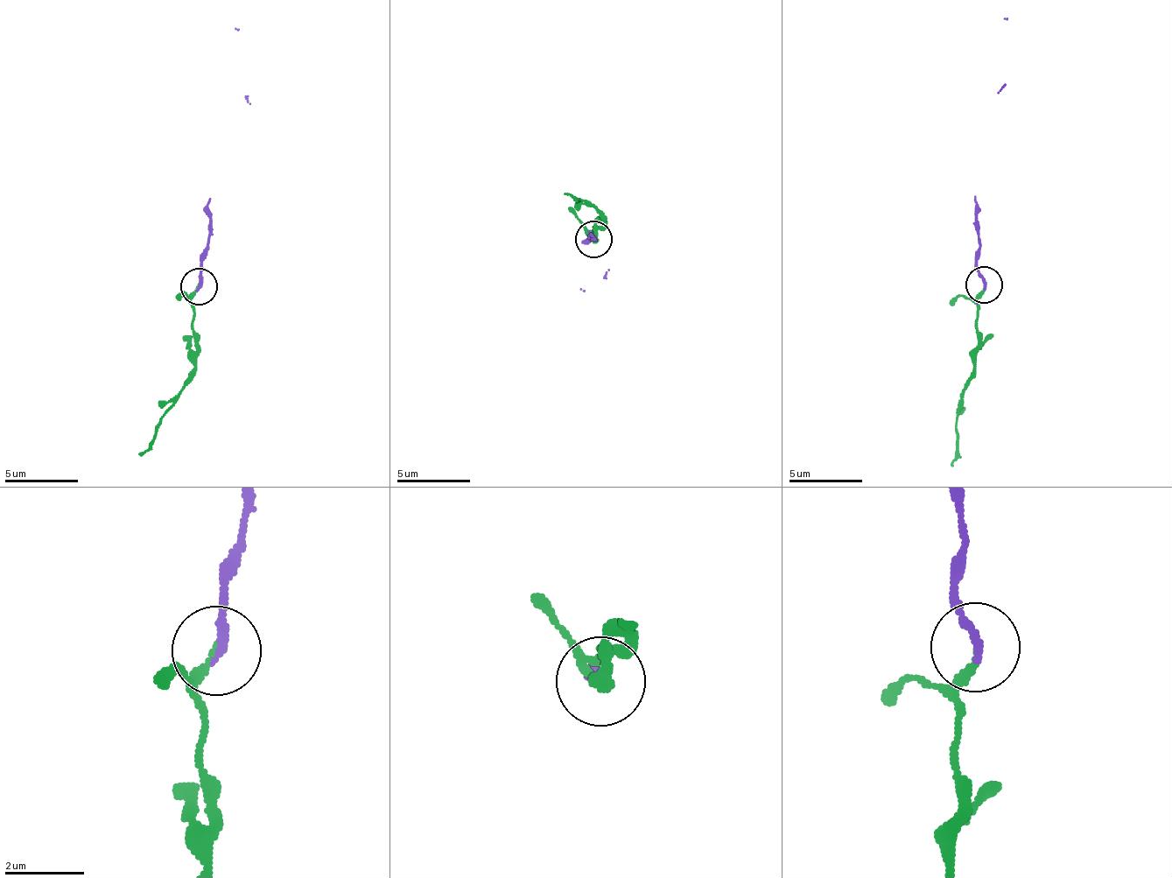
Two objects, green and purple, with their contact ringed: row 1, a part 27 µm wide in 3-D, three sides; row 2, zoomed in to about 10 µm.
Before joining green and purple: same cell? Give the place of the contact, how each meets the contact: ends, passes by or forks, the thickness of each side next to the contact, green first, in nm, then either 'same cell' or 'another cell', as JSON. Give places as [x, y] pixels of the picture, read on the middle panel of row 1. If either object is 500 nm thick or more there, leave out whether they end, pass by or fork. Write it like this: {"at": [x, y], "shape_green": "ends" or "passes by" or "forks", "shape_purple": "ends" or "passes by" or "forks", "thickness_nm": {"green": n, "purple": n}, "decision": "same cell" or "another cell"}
{"at": [593, 239], "shape_green": "ends", "shape_purple": "ends", "thickness_nm": {"green": 140, "purple": 240}, "decision": "same cell"}

